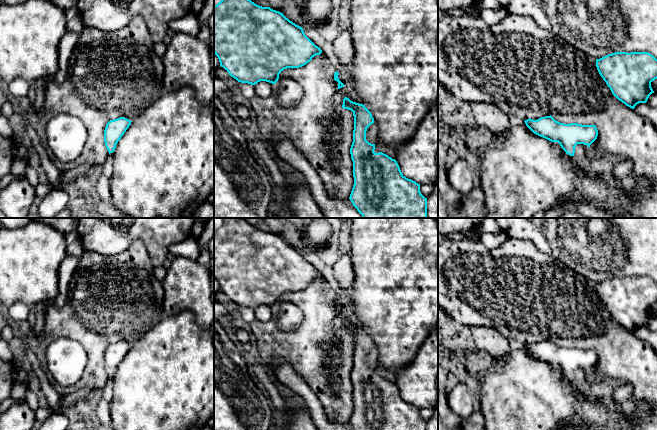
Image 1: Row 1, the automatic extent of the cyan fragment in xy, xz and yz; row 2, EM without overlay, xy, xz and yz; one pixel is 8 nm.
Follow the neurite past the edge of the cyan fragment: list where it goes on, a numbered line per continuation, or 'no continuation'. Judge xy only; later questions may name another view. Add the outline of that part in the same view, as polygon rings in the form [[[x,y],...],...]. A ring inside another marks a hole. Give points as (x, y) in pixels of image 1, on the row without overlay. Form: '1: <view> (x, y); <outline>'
no continuation

